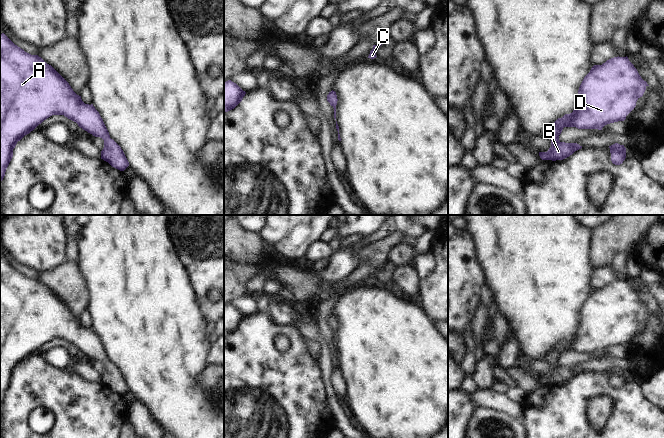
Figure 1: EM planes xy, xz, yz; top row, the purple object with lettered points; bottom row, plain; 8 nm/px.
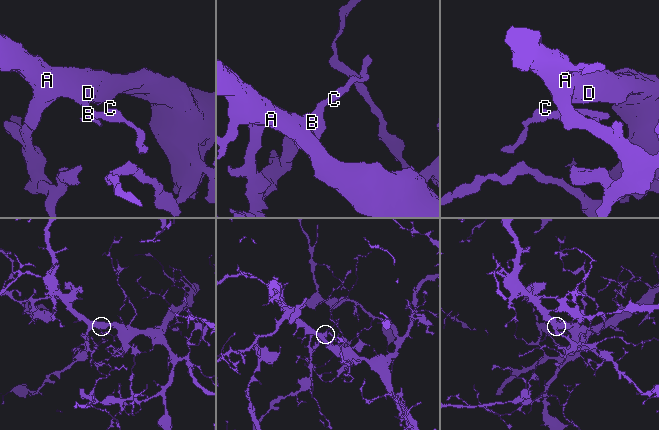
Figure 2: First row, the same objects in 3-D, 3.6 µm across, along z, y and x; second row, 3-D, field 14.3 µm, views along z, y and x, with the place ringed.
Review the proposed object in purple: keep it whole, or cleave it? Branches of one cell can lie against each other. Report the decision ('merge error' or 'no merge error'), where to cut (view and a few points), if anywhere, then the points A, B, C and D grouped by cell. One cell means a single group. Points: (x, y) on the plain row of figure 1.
no merge error; no cut; A B C D

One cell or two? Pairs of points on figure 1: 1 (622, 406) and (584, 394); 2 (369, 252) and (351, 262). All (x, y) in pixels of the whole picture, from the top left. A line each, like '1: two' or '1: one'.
1: one
2: two

